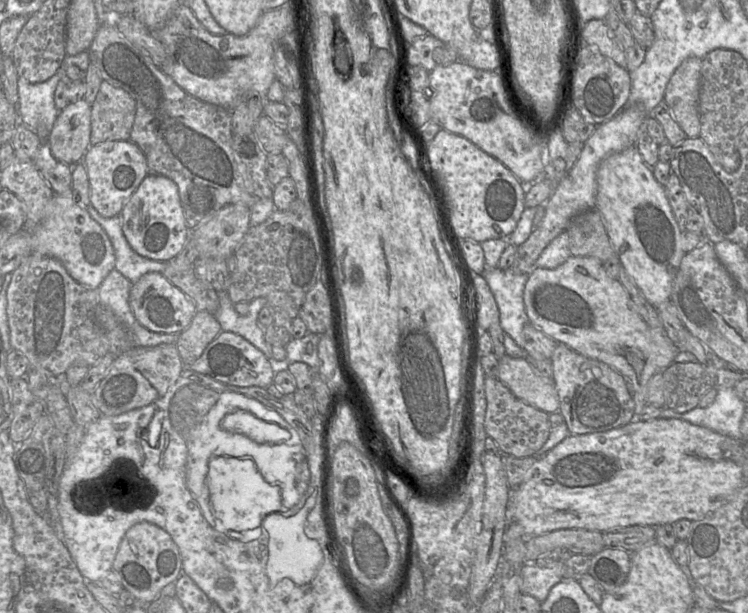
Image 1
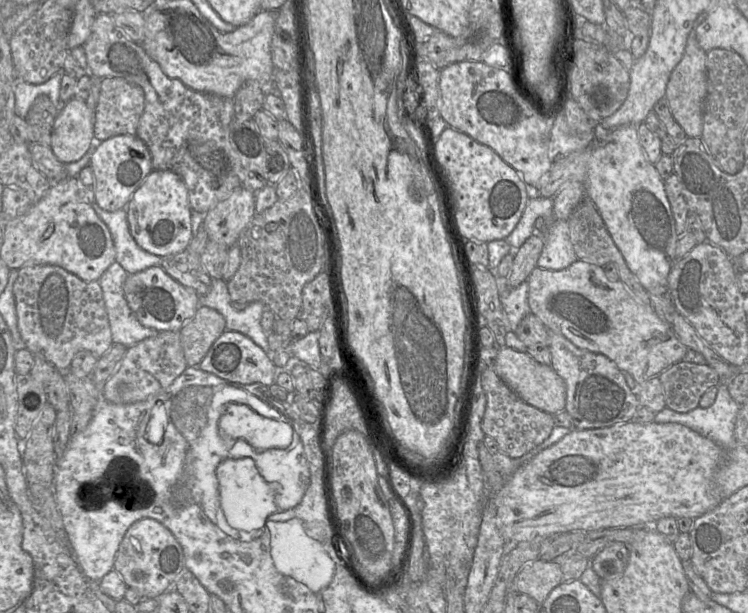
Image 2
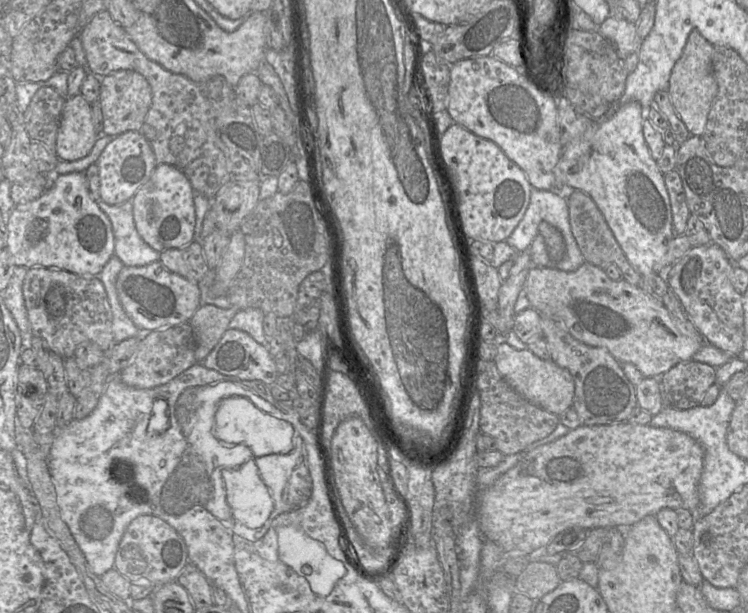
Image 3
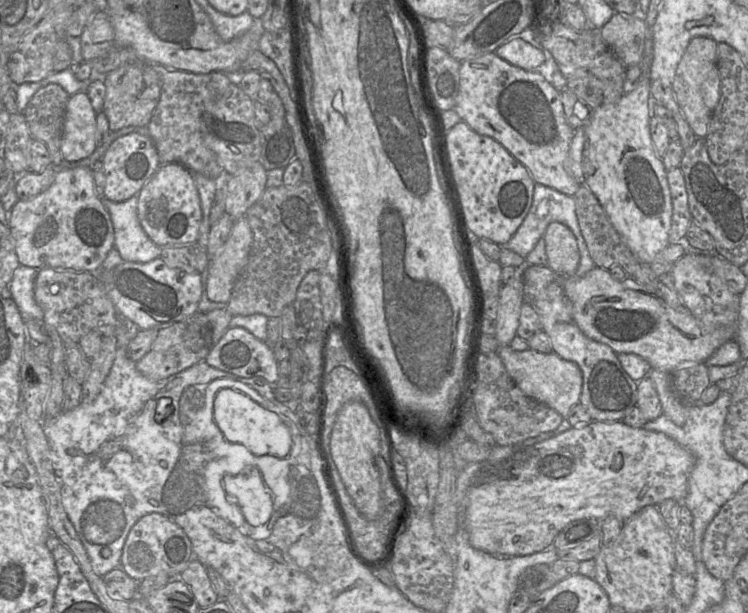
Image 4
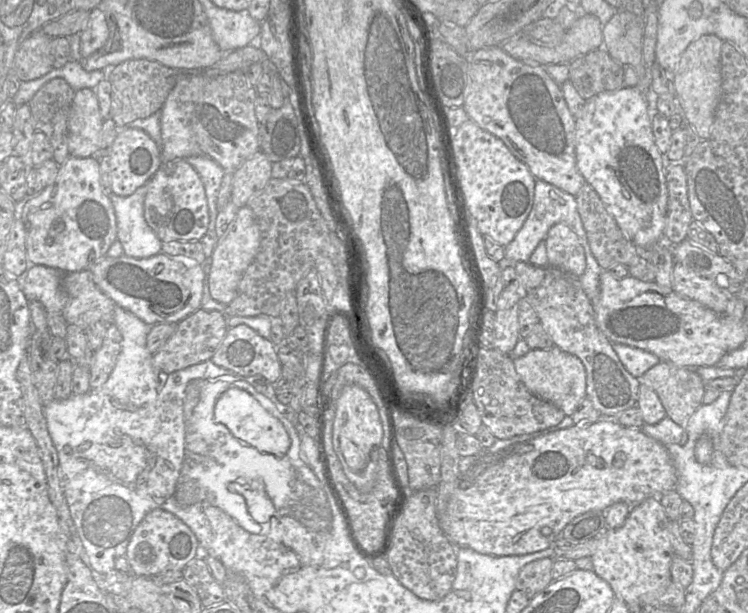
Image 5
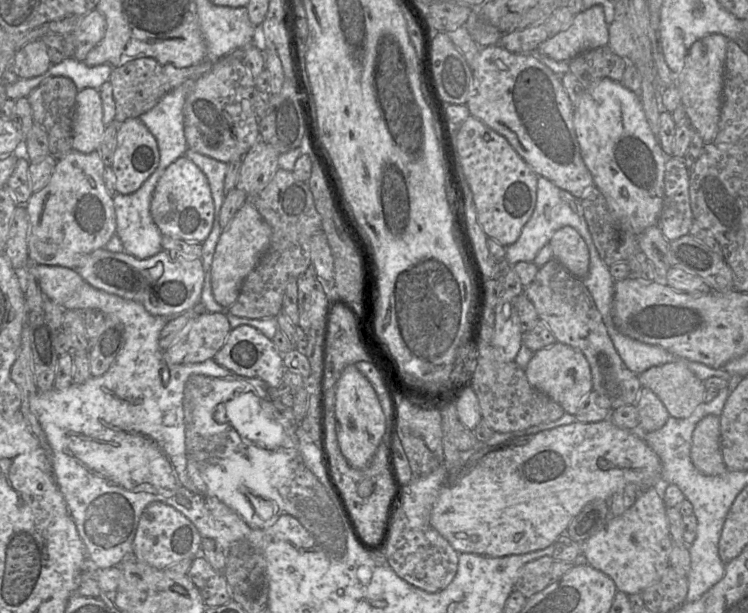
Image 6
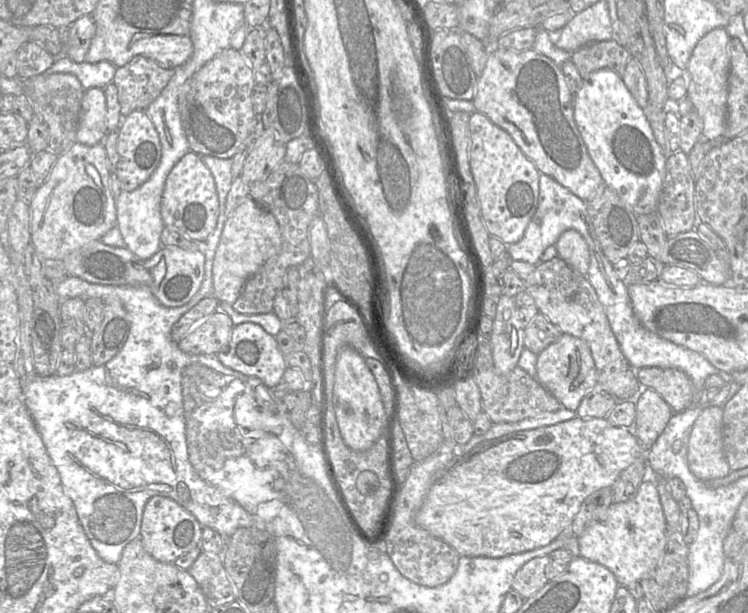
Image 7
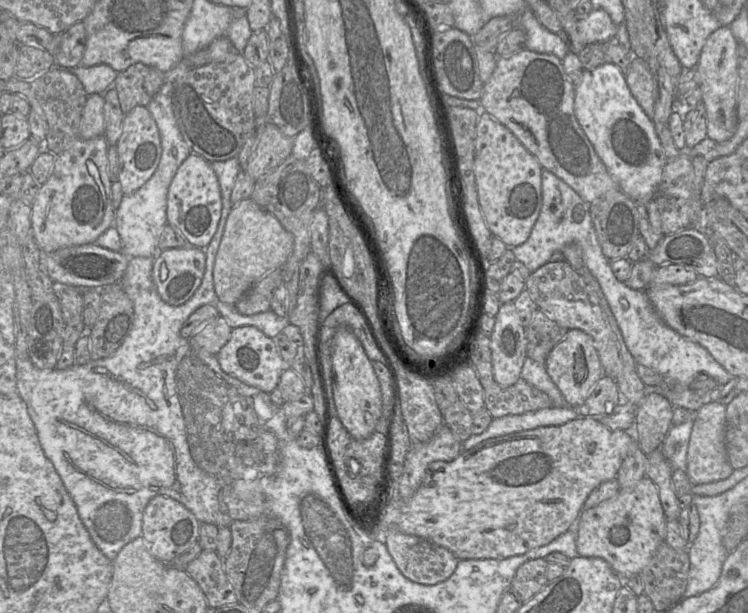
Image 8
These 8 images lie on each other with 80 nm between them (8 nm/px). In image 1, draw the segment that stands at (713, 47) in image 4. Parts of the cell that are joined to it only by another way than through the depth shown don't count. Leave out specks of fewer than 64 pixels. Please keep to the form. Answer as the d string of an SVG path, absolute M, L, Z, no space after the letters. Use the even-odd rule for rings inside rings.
M689 57L674 71L666 86L664 101L688 138L700 134L699 93L702 59Z

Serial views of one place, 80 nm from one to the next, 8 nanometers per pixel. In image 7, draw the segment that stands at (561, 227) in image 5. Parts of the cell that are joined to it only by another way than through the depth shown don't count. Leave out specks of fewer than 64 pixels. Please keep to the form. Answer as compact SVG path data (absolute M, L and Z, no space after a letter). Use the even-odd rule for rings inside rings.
M568 229L560 234L554 244L558 257L576 273L586 276L589 268L589 249L583 237Z

